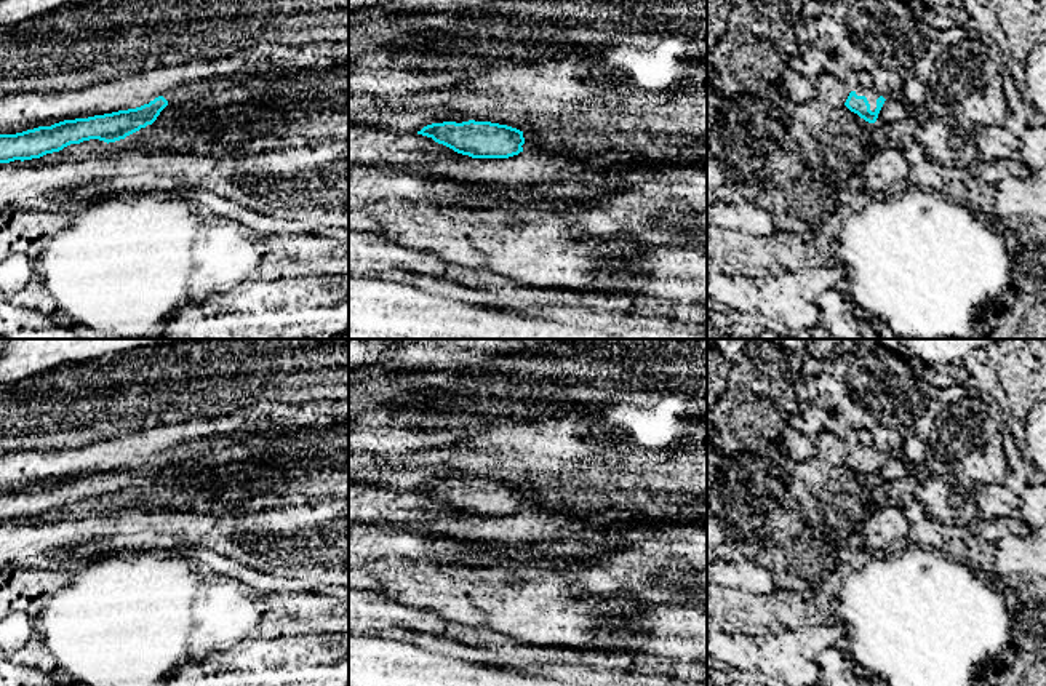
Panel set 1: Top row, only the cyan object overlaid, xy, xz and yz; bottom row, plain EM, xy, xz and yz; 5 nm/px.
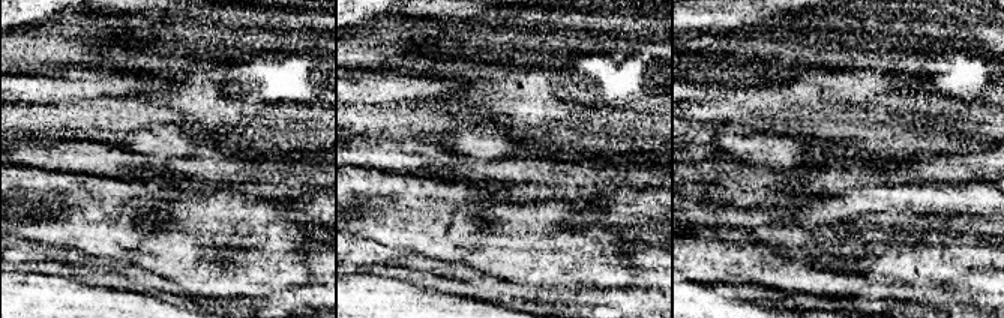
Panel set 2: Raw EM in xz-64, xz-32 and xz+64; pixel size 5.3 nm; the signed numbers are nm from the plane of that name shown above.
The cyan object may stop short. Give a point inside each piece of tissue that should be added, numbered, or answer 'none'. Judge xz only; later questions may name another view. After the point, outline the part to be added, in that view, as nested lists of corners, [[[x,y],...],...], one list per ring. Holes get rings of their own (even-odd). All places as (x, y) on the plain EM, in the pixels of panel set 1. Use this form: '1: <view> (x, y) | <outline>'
1: xz (530, 499) | [[[523,491],[523,496],[525,496],[525,502],[521,504],[523,509],[525,507],[541,507],[541,509],[545,507],[545,502],[541,501],[539,497],[536,497],[534,494],[528,494],[528,493]]]

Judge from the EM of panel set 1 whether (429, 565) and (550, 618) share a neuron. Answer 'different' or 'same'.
same

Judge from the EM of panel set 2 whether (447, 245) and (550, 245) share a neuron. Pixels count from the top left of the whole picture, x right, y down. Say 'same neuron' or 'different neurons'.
same neuron

